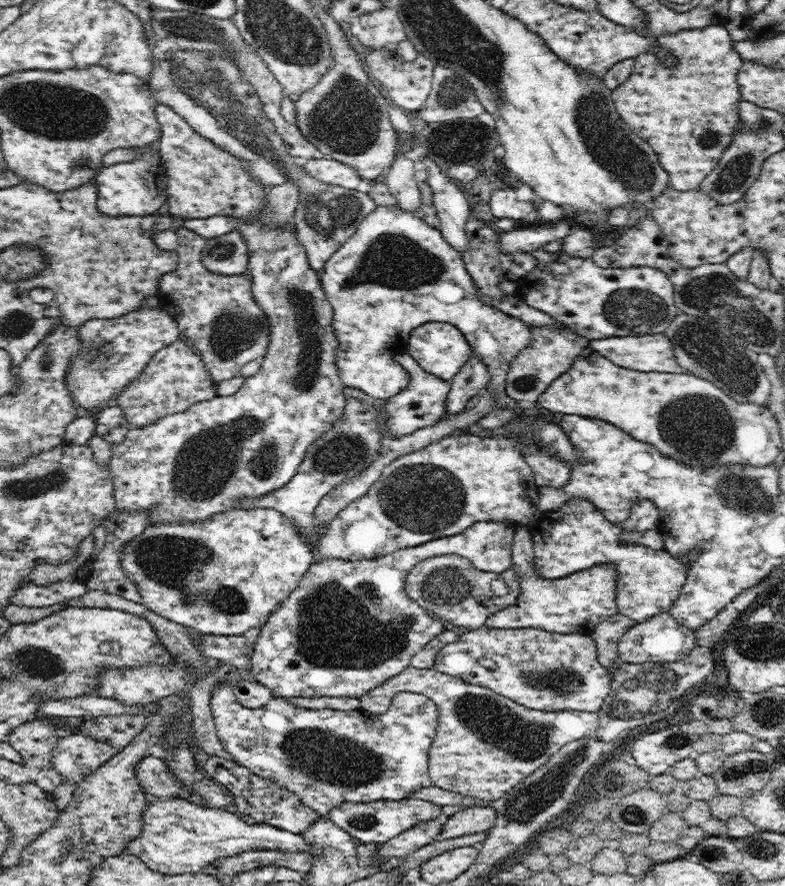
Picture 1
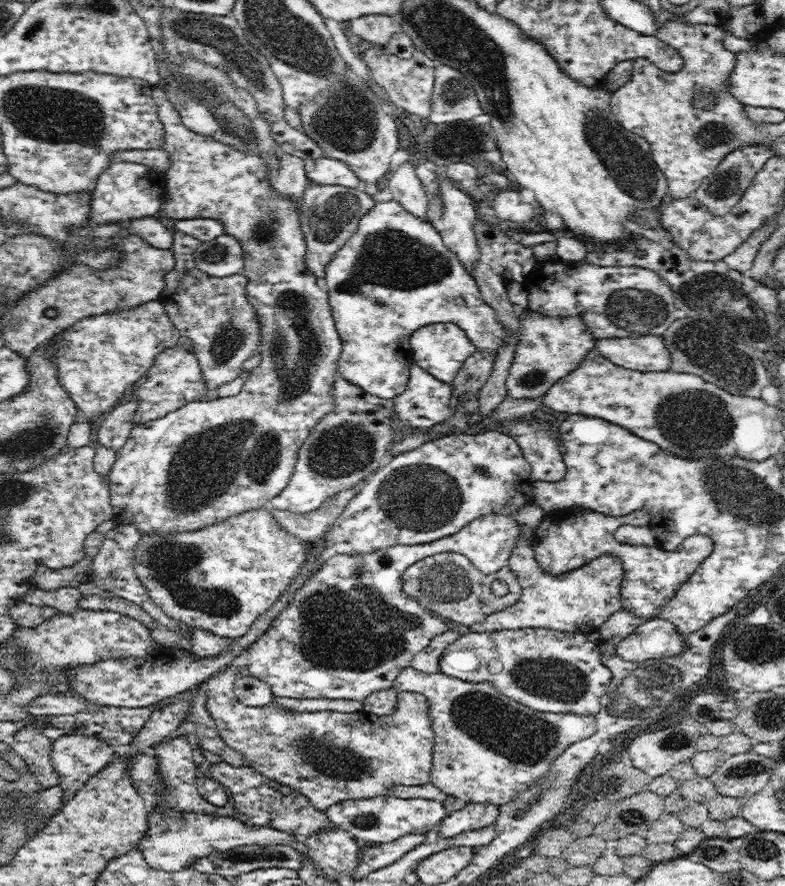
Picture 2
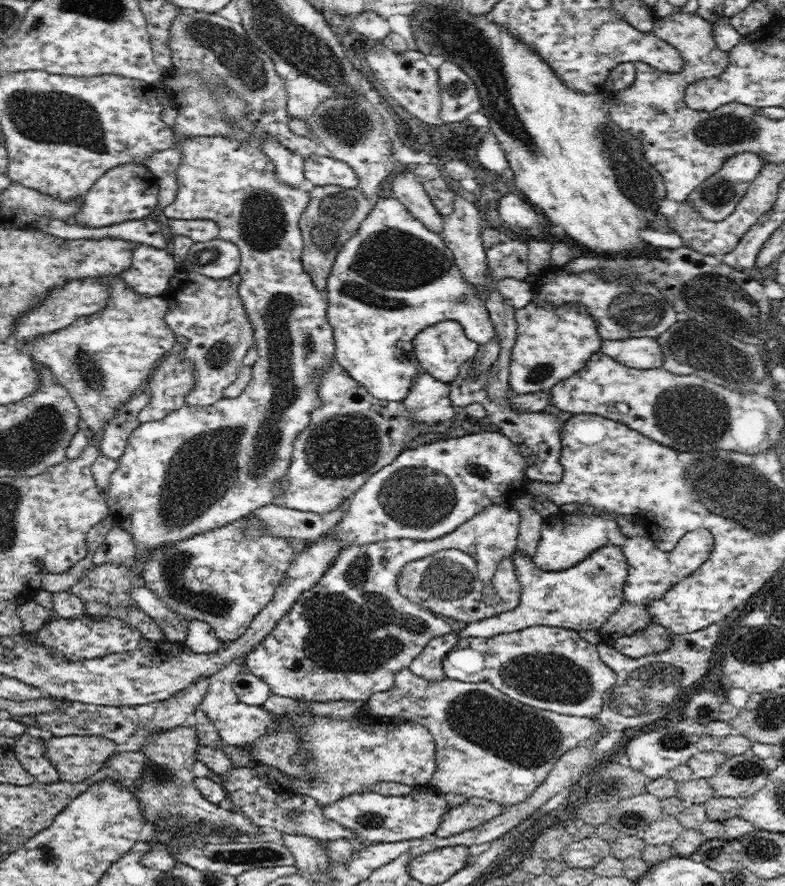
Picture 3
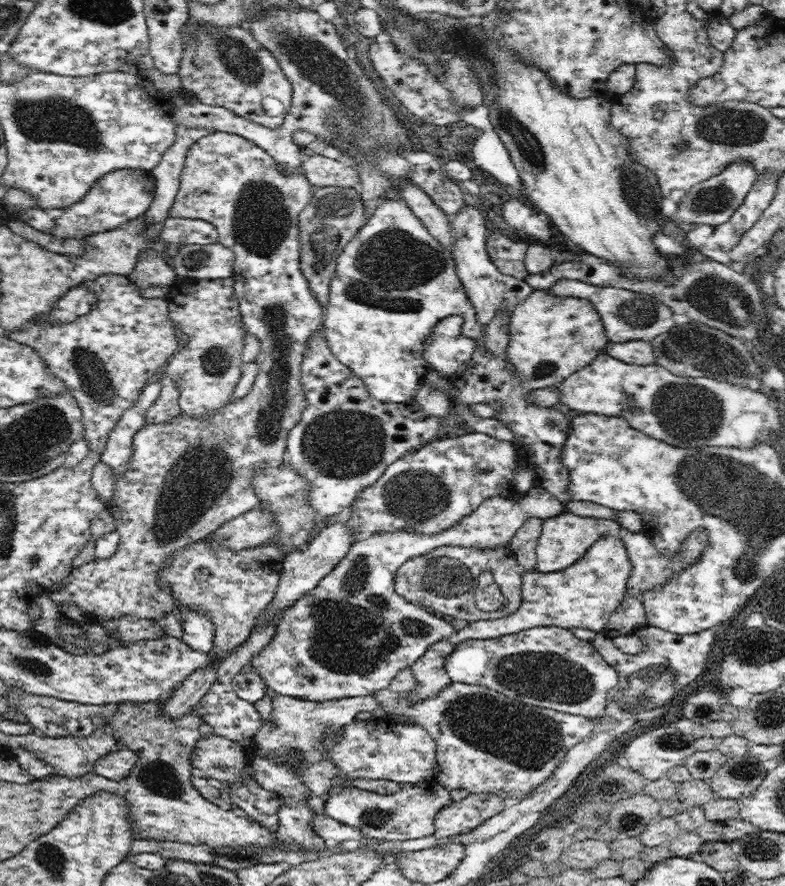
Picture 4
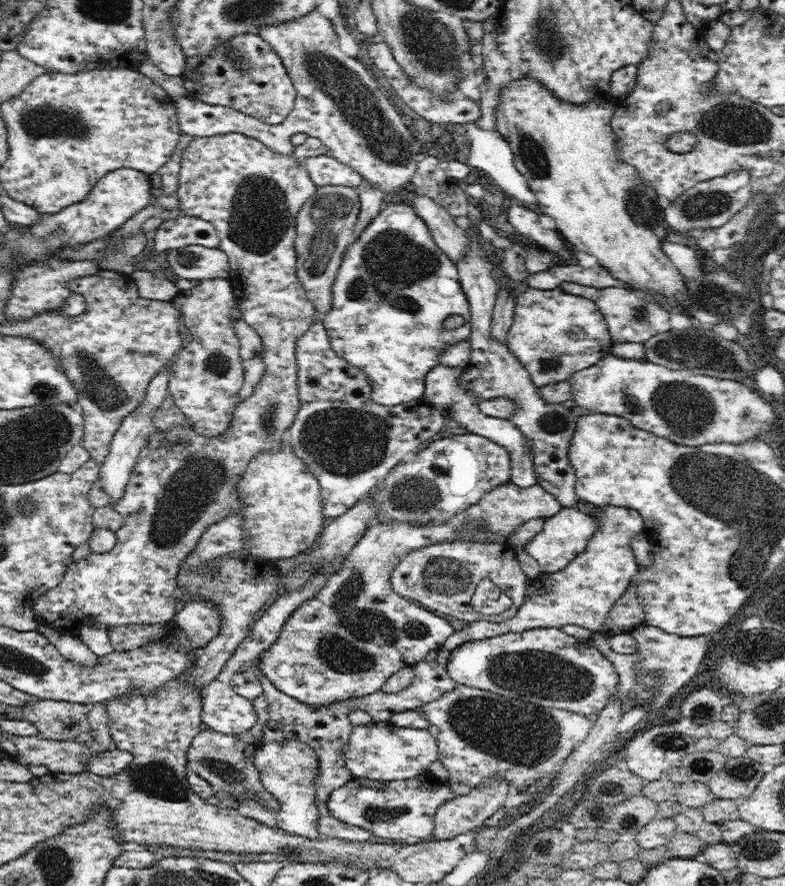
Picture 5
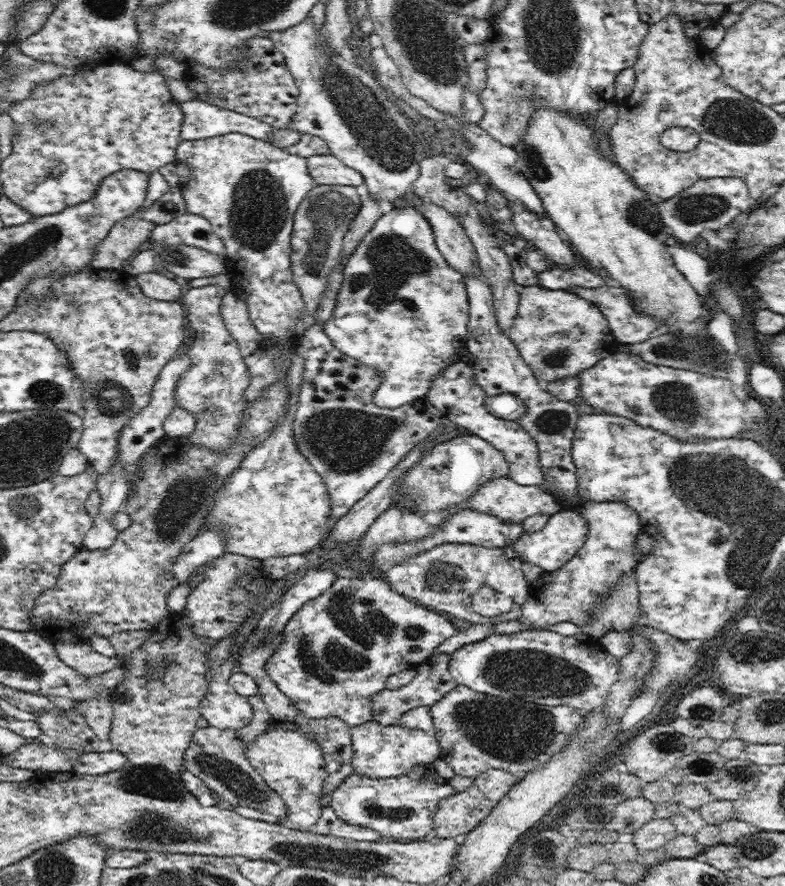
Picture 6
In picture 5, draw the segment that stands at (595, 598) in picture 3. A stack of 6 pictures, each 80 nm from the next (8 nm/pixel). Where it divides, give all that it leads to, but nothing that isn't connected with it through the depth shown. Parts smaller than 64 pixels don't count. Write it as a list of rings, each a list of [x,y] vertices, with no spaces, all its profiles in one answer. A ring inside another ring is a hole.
[[[606,504],[600,509],[597,515],[592,515],[594,519],[598,519],[599,530],[588,542],[586,550],[576,556],[564,570],[530,578],[524,604],[512,618],[502,622],[494,622],[487,618],[471,622],[467,627],[459,628],[452,633],[442,647],[453,651],[468,641],[480,641],[506,632],[561,628],[566,624],[574,624],[591,631],[602,629],[614,602],[624,594],[638,572],[632,540],[636,534],[643,533],[643,518],[637,510],[625,506]]]

